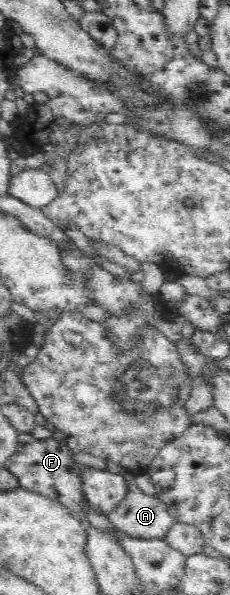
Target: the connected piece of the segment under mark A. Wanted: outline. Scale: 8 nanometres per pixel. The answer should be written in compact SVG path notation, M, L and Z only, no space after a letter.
M127 483L124 498L108 516L130 538L141 539L162 539L175 521L166 504L156 494L144 494L139 487L130 483Z

